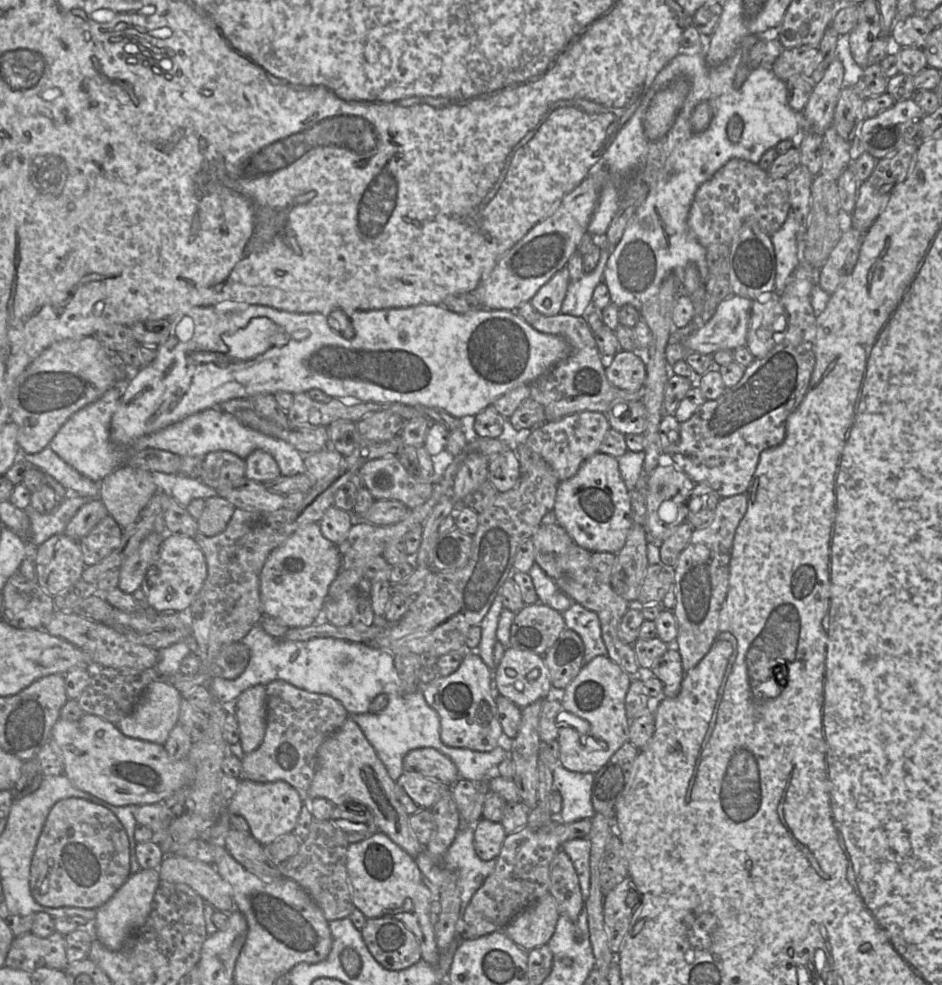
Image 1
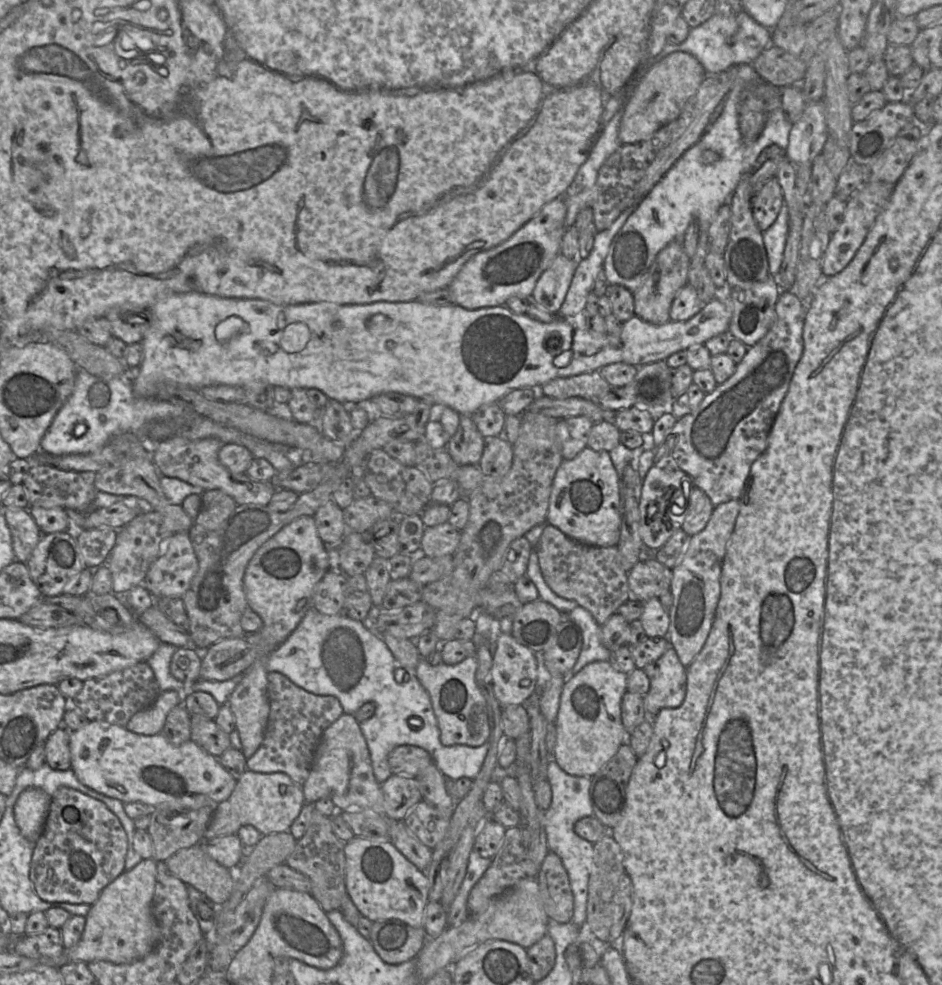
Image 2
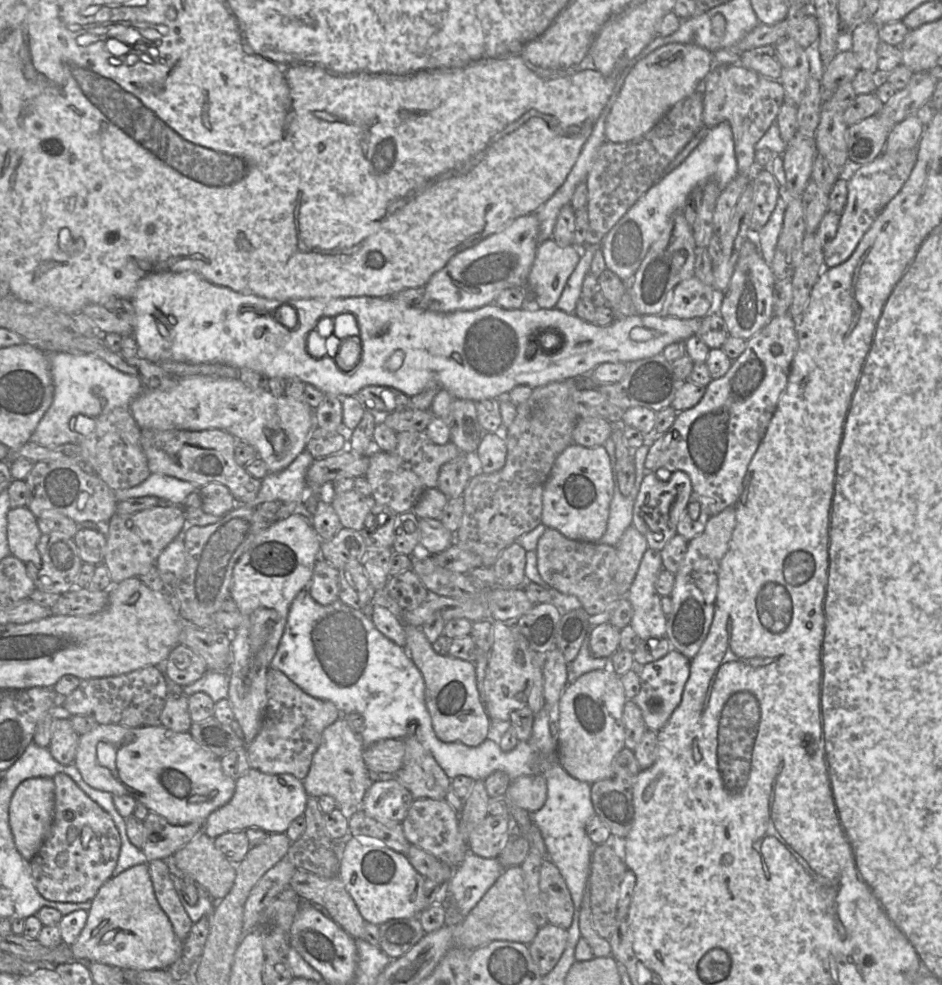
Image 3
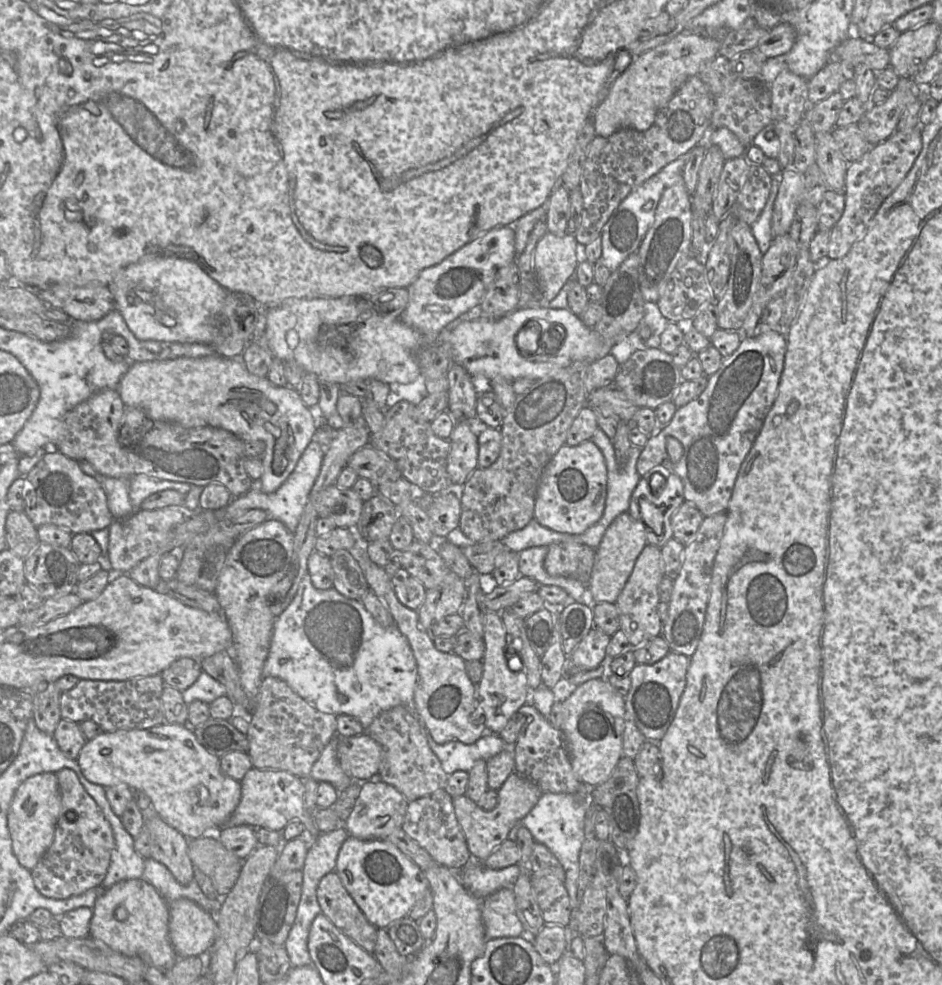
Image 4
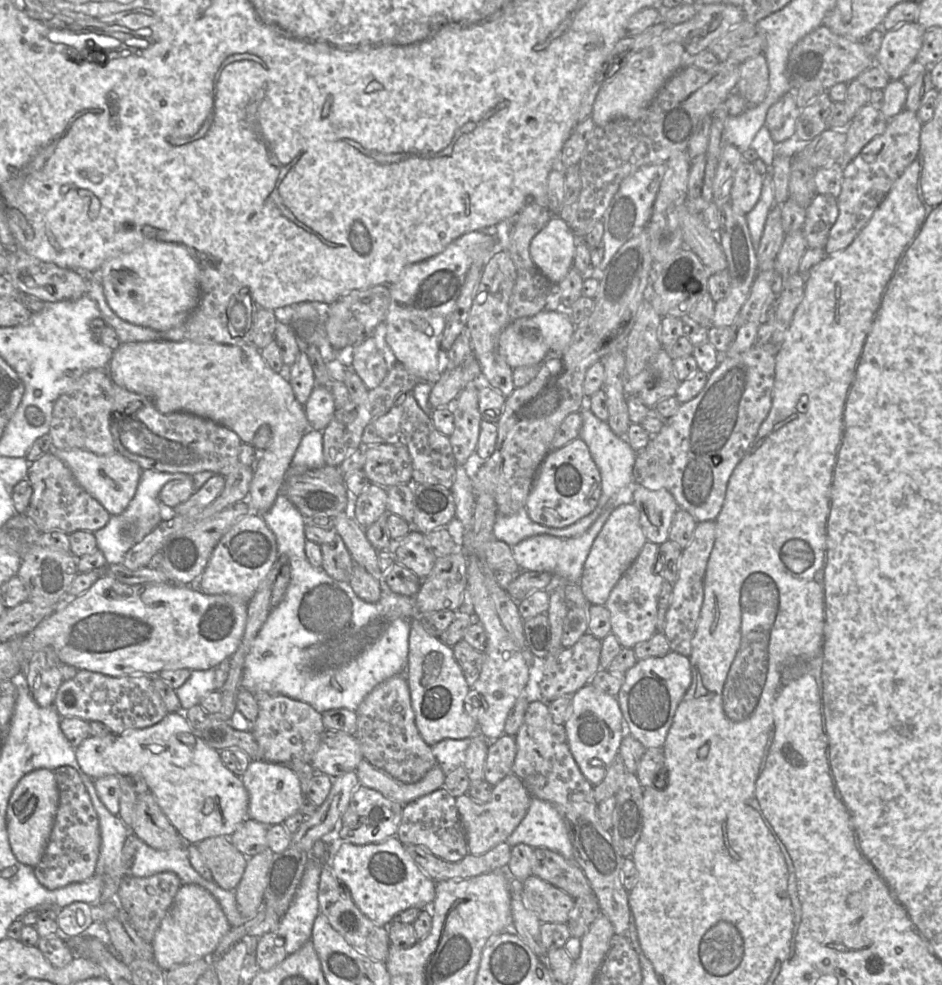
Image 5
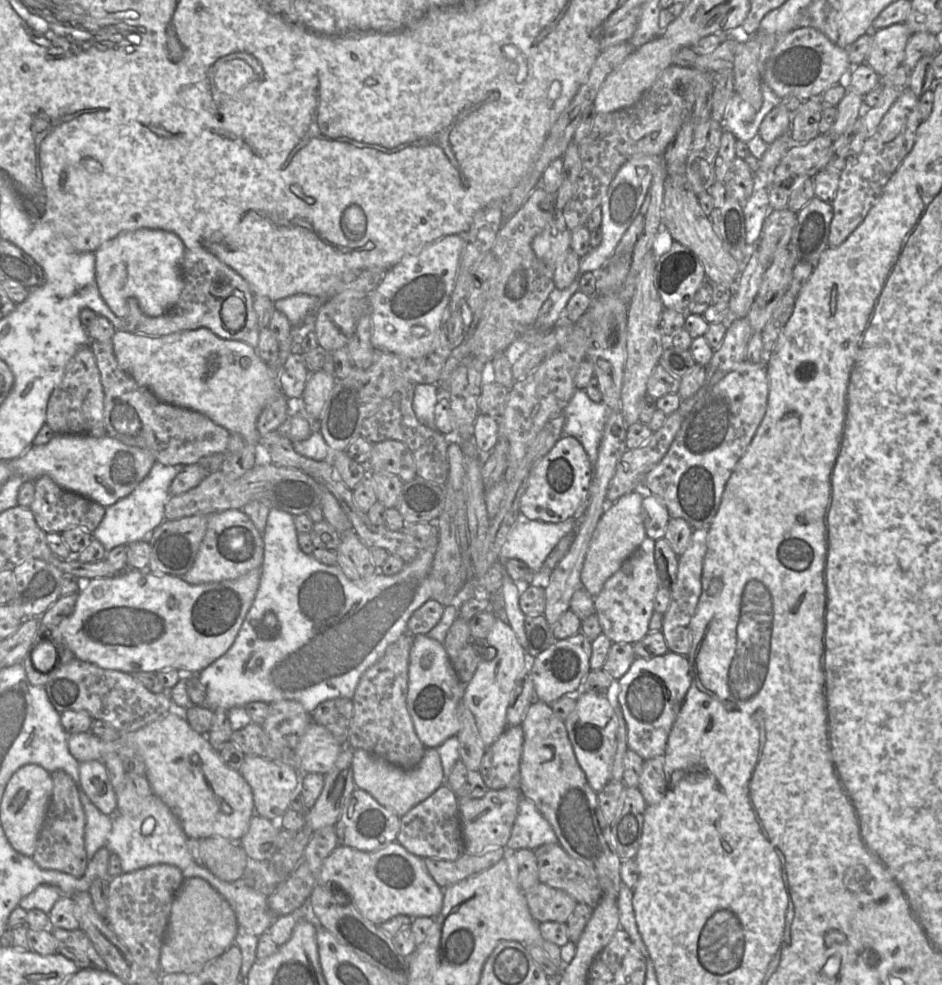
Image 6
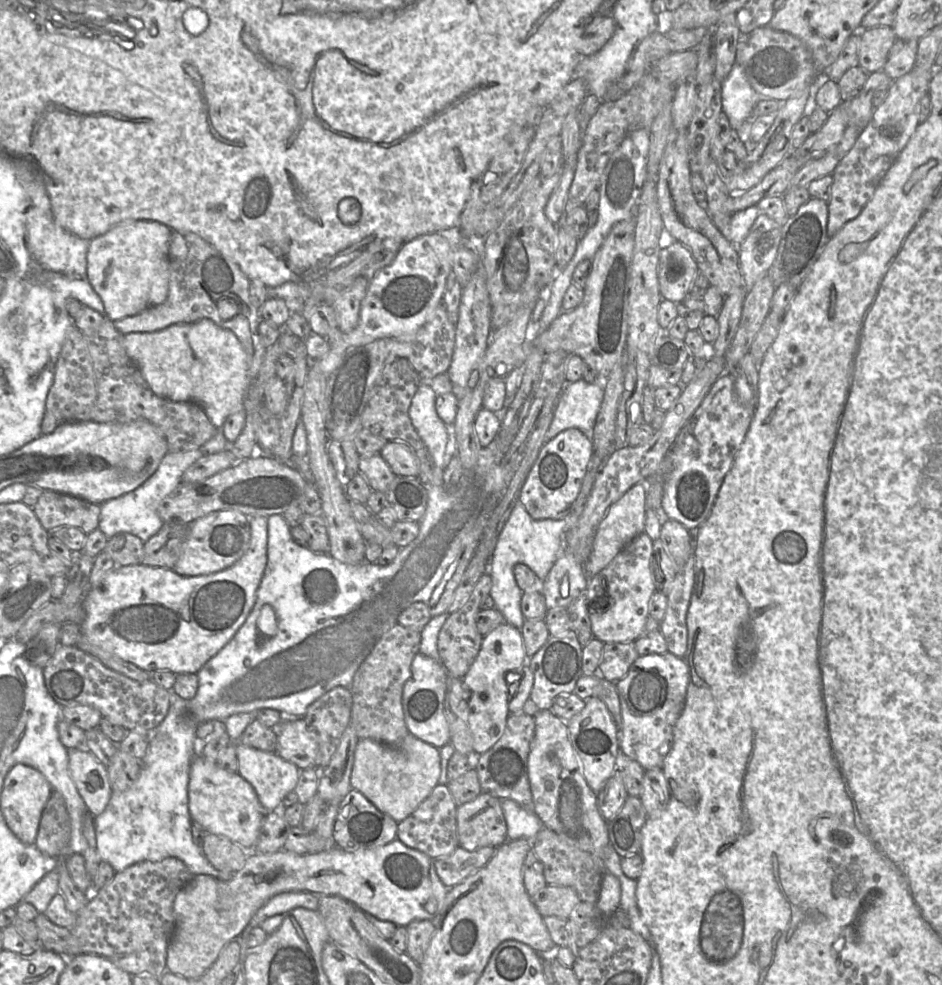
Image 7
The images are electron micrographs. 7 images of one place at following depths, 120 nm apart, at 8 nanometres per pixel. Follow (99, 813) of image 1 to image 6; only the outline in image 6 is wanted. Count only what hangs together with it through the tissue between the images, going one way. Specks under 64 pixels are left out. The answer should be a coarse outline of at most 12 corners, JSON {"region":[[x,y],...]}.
{"region":[[50,774],[52,797],[32,858],[81,877],[88,861],[78,789]]}

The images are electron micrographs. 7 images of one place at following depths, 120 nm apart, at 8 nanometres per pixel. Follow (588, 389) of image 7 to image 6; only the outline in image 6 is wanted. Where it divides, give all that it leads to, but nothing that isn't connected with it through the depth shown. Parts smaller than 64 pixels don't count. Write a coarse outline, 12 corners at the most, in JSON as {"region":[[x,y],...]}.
{"region":[[576,389],[563,435],[589,457],[593,478],[608,407]]}

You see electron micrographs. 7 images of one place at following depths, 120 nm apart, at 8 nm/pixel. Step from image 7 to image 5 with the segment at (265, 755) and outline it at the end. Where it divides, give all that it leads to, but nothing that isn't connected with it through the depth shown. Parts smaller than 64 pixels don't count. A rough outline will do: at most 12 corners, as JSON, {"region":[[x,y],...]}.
{"region":[[253,759],[241,779],[248,817],[265,826],[300,812],[287,764]]}

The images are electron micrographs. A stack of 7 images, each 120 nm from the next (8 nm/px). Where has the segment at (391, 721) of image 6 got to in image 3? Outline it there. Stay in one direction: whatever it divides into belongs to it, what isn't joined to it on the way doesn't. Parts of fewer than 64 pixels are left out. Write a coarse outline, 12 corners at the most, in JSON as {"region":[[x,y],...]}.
{"region":[[403,738],[392,776],[414,799],[446,799],[452,780],[416,738]]}

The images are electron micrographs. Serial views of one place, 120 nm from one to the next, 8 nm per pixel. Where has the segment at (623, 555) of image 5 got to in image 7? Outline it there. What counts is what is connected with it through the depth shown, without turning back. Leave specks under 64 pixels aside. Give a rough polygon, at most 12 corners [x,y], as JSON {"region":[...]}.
{"region":[[646,483],[607,511],[584,565],[603,570],[644,532]]}

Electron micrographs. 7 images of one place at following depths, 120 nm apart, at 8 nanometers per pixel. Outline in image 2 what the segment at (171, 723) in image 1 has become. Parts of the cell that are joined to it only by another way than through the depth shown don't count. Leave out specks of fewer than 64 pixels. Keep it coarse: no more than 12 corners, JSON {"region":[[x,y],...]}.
{"region":[[161,691],[125,728],[142,735],[162,732],[171,709],[183,703]]}

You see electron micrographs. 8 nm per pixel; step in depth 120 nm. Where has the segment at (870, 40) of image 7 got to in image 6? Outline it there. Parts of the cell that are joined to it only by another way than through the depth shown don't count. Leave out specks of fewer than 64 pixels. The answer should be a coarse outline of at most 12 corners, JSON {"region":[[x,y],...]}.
{"region":[[905,23],[871,30],[865,63],[880,77],[902,65]]}

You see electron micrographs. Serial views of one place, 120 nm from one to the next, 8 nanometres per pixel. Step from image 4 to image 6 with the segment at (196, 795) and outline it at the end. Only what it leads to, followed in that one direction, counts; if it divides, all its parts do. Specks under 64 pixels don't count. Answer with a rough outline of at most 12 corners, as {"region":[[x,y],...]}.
{"region":[[169,712],[113,741],[67,735],[79,763],[135,750],[188,838],[240,840],[251,787]]}

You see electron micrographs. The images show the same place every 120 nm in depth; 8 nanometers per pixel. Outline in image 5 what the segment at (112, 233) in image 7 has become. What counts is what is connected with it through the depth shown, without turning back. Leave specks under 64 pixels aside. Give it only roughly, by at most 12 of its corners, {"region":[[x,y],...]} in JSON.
{"region":[[148,240],[98,275],[124,321],[165,332],[200,299],[187,247]]}

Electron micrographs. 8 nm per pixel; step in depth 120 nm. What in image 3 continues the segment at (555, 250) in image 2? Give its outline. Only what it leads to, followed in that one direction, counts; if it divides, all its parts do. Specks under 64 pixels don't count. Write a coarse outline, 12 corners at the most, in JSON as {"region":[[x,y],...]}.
{"region":[[518,217],[455,254],[424,286],[440,313],[527,287],[539,220]]}

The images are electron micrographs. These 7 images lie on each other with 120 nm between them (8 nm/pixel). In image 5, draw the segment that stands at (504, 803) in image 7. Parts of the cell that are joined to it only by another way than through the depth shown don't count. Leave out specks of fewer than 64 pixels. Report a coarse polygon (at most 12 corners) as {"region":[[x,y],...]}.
{"region":[[533,797],[506,841],[574,861],[568,830],[549,802]]}

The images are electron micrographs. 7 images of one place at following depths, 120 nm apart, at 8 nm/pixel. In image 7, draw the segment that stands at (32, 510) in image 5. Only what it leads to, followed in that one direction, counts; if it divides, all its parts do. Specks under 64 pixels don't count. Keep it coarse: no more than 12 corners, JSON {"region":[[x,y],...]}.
{"region":[[44,490],[33,511],[48,532],[99,524],[100,505]]}

